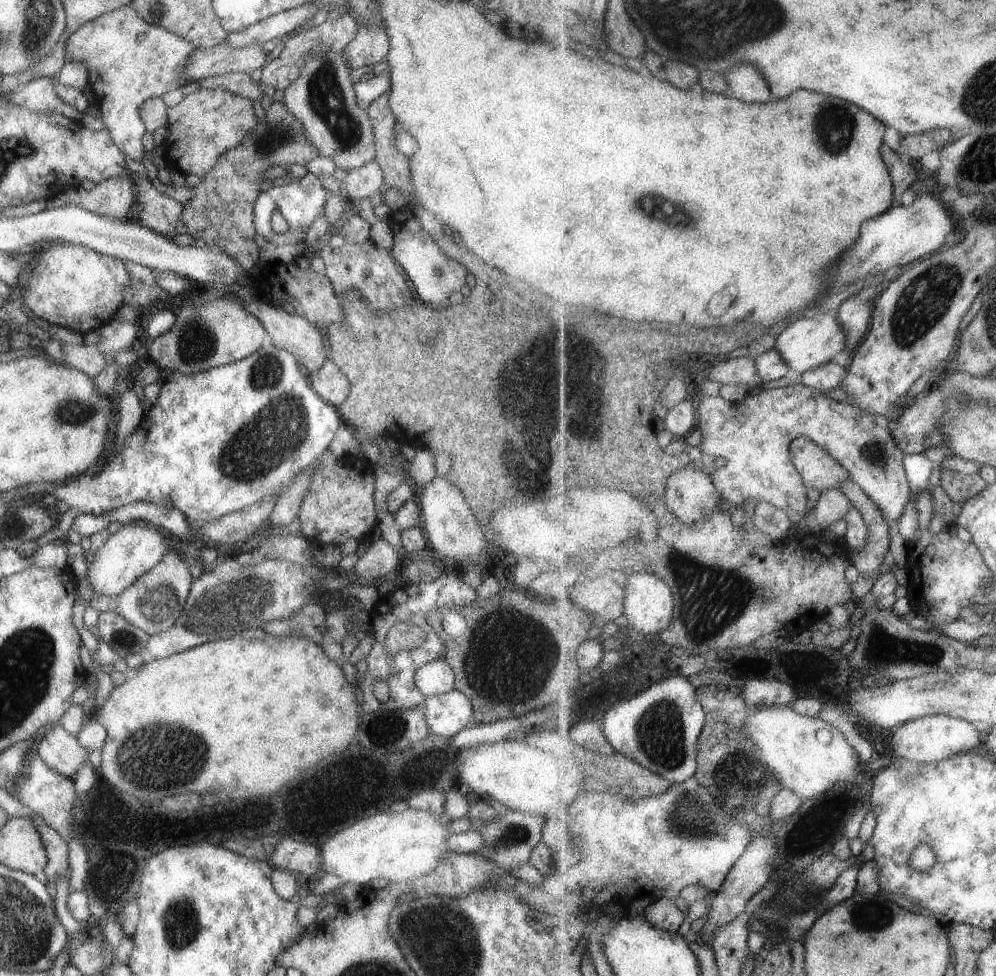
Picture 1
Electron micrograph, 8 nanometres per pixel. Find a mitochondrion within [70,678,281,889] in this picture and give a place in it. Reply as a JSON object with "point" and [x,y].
{"point":[174,756]}

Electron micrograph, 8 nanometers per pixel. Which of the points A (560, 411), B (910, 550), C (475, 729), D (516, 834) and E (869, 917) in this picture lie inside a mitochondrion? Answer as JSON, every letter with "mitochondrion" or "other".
{"A":"mitochondrion","B":"other","C":"other","D":"mitochondrion","E":"mitochondrion"}

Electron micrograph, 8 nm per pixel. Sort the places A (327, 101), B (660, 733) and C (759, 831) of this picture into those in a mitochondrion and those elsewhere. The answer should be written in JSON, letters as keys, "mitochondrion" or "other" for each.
{"A":"mitochondrion","B":"mitochondrion","C":"other"}

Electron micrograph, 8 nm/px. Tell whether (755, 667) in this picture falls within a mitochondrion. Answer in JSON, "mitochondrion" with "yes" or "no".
{"mitochondrion":"no"}

